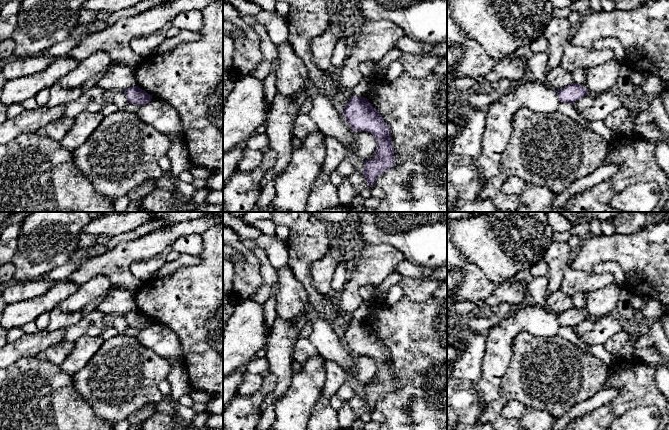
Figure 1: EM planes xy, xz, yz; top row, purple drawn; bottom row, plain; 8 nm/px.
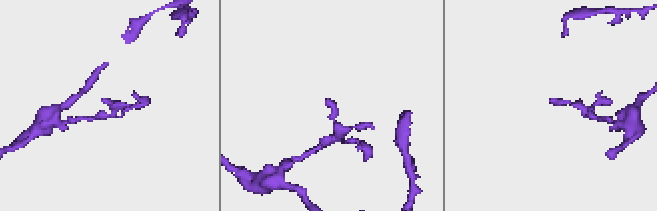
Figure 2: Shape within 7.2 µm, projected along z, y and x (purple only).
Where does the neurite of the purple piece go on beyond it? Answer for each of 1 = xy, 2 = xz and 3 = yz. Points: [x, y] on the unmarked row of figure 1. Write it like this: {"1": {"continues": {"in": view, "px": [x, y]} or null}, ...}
{"1": {"continues": null}, "2": {"continues": null}, "3": {"continues": null}}

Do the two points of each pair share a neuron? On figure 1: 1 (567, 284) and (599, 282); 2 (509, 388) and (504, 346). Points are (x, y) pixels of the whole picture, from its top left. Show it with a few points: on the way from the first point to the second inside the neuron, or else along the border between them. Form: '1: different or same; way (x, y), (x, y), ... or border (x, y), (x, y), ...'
1: same; way (575, 282), (591, 282)
2: different; border (512, 347), (512, 359), (501, 382), (499, 392)

